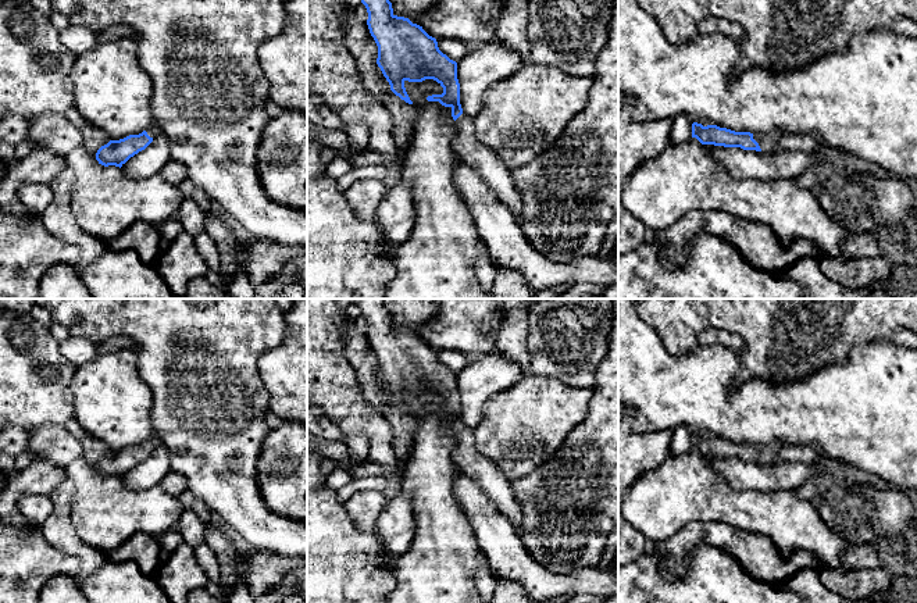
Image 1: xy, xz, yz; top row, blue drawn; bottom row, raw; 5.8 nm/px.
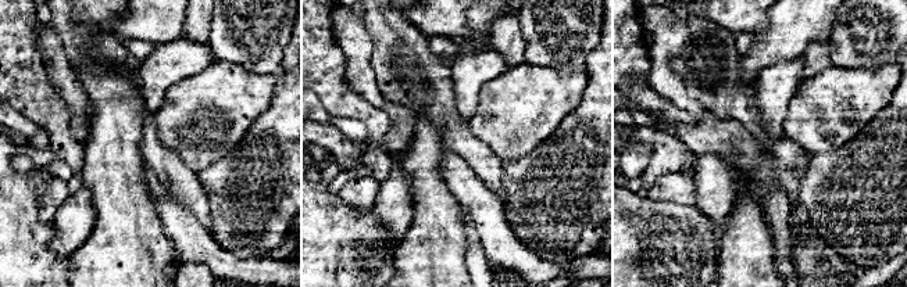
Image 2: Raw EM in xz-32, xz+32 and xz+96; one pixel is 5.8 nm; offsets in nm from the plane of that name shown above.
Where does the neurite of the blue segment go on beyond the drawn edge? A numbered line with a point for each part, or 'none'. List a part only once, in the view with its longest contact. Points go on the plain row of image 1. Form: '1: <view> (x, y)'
1: yz (767, 453)

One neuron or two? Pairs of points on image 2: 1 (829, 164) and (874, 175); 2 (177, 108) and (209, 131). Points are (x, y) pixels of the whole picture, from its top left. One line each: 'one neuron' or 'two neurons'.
1: one neuron
2: one neuron

